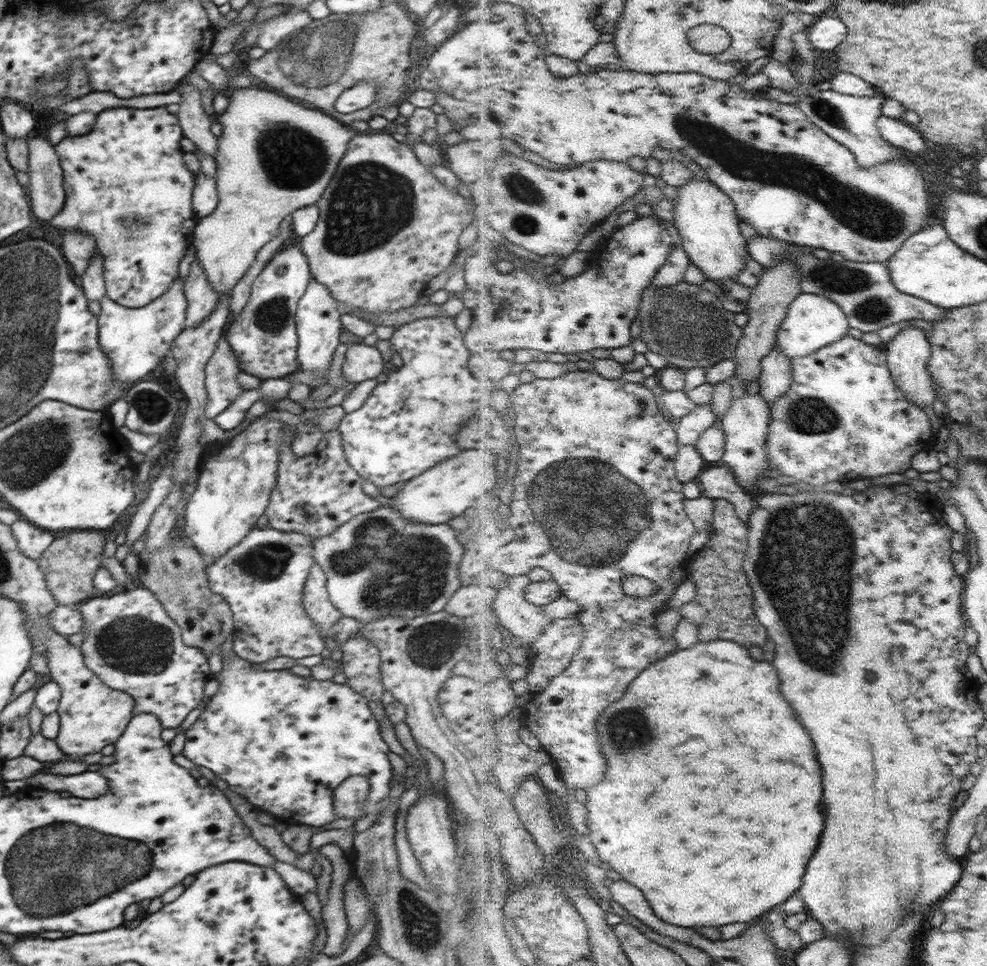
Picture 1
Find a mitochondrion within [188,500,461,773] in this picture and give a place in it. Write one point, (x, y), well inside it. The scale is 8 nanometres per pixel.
(416, 575)

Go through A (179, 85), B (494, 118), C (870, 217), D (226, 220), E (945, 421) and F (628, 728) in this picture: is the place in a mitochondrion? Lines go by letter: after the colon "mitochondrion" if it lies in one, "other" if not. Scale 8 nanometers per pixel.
A: other
B: other
C: mitochondrion
D: other
E: other
F: mitochondrion

